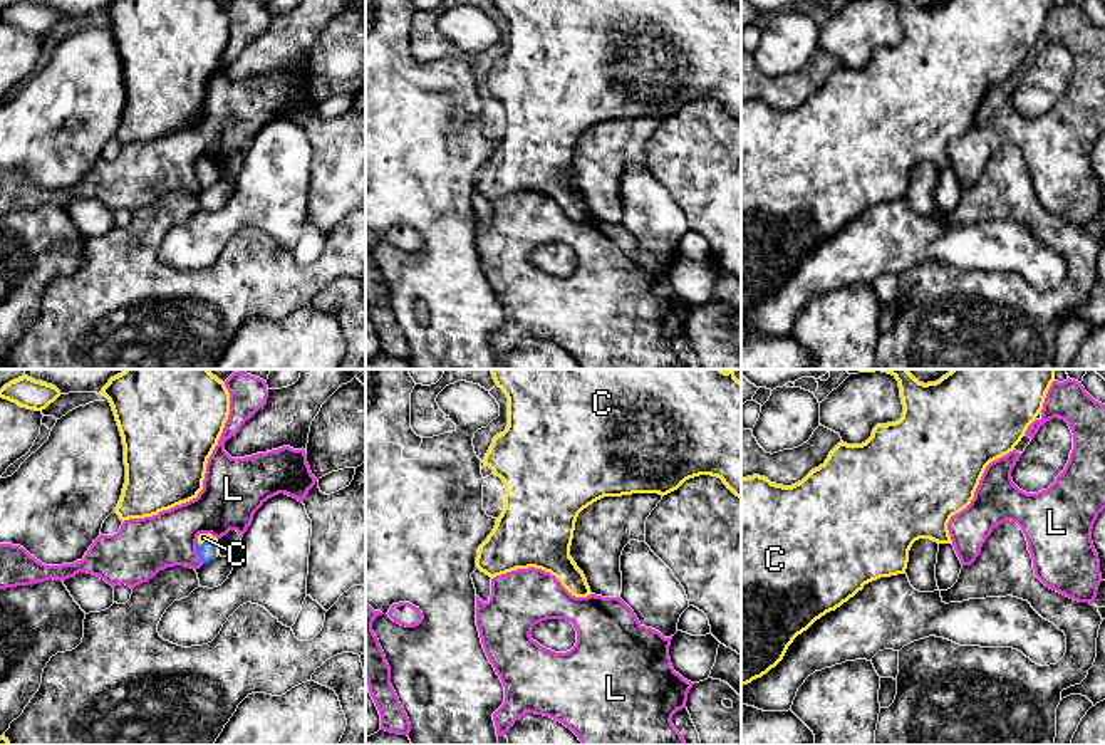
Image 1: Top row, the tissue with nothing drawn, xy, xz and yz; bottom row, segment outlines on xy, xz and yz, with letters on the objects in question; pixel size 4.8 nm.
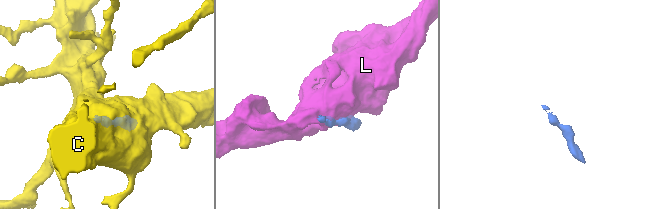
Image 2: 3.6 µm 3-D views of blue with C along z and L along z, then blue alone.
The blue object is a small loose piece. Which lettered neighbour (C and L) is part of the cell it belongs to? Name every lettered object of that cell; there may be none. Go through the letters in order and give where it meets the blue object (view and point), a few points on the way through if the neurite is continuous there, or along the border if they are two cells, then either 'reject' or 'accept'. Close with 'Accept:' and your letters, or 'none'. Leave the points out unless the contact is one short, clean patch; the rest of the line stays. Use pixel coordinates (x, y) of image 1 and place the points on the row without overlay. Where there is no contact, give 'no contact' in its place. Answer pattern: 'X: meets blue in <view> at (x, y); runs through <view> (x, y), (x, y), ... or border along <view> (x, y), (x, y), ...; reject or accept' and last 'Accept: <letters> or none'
C: meets blue in xy at (212, 166); runs through xy (207, 175), (212, 166), (203, 161); accept
L: meets blue in xy at (197, 177); reject
Accept: C

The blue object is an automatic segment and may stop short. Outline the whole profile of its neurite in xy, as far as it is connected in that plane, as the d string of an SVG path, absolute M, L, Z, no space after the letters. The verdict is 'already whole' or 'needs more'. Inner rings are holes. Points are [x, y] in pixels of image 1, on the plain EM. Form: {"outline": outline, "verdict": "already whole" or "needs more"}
{"outline": "M200 158L196 164L196 178L201 188L206 188L220 180L218 163L211 158Z", "verdict": "needs more"}

